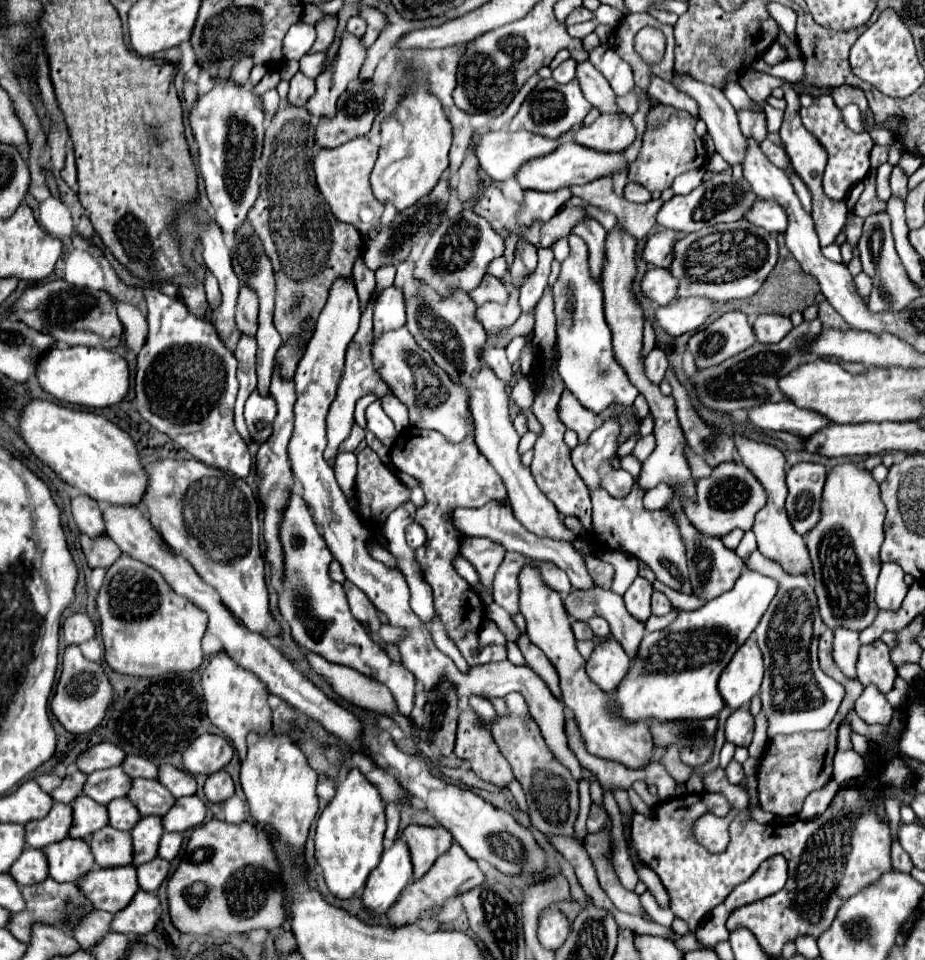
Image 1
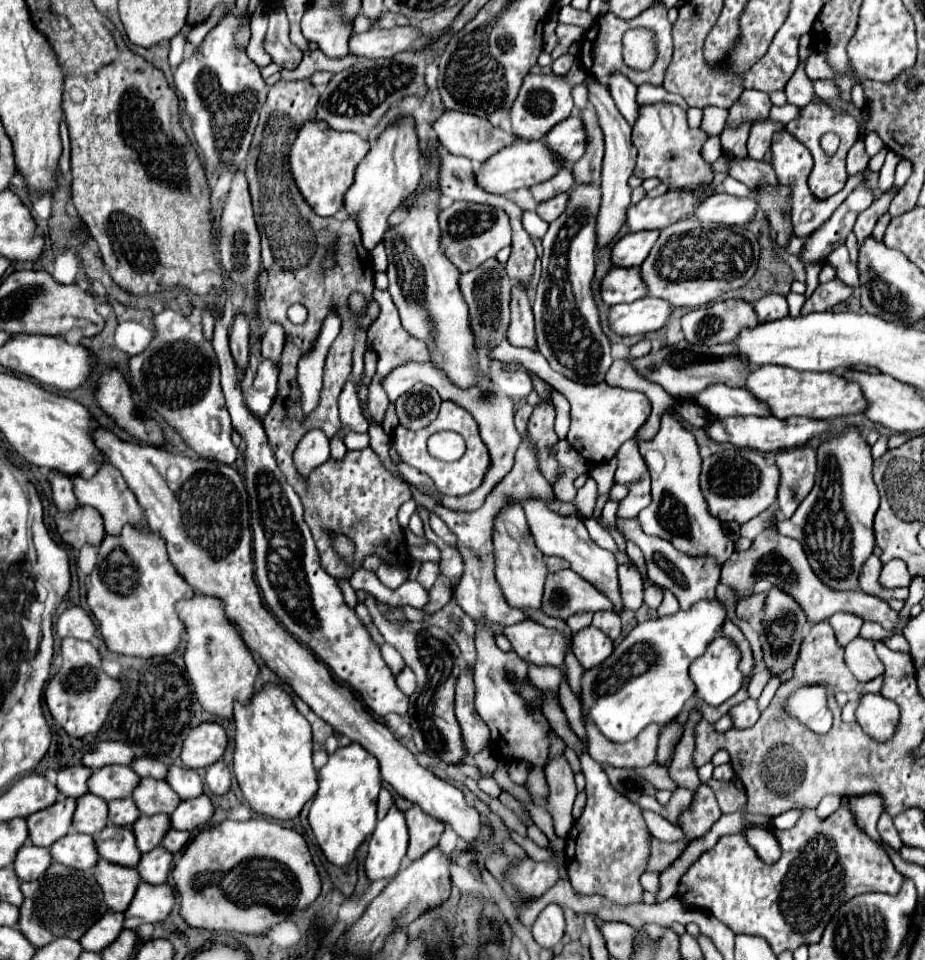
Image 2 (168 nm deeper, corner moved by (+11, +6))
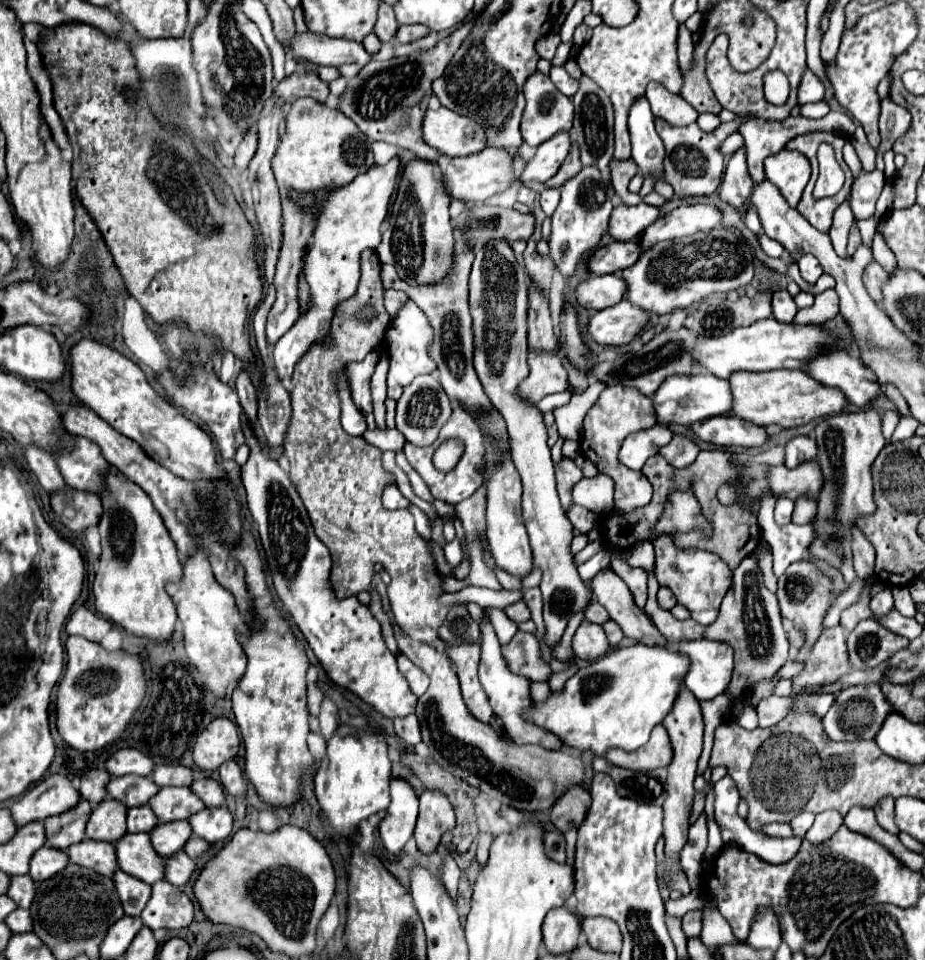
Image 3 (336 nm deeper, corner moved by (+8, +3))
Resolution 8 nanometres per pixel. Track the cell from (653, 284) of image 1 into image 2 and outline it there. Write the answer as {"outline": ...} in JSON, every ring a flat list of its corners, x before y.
{"outline":[[613,268,603,284,601,284,601,296,607,306,615,306,621,302,635,302,639,298,645,298,647,286,643,286,643,278,639,278,639,268]]}

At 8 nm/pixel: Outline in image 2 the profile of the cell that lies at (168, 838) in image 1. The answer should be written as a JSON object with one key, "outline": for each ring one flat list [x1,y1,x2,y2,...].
{"outline":[[171,828,171,830,167,830,161,846,163,846,167,852,175,854,175,852,179,852,179,850,187,844,187,840,189,840,189,832,181,832,181,830,173,830,173,828]]}

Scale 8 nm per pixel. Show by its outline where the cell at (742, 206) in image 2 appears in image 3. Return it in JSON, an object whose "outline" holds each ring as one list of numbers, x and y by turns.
{"outline":[[682,205,672,213,658,217,658,221,654,221,654,225,650,225,646,233,642,233,640,245,646,251,656,243,662,243,668,239,688,237,698,231,714,229,718,227,720,219,722,219,722,213,712,205]]}

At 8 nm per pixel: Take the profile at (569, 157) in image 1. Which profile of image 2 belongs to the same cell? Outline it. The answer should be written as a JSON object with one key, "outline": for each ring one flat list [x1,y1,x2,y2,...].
{"outline":[[517,140,515,144,499,150,495,156,491,156,487,162,481,164,481,170,477,170,477,182,487,192,507,194,517,188,531,188,539,182,545,182,547,178,553,178,563,166,565,166,563,158,557,158,557,154,547,146,545,140,537,142]]}

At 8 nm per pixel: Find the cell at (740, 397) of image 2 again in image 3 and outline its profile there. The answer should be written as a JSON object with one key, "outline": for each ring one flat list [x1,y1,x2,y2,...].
{"outline":[[700,371,692,375,672,375,672,377,666,377,662,385,656,389,652,397,652,405,654,405,654,415,658,423,690,425,716,415,728,415,732,405,732,393,726,379,718,379,708,371]]}

